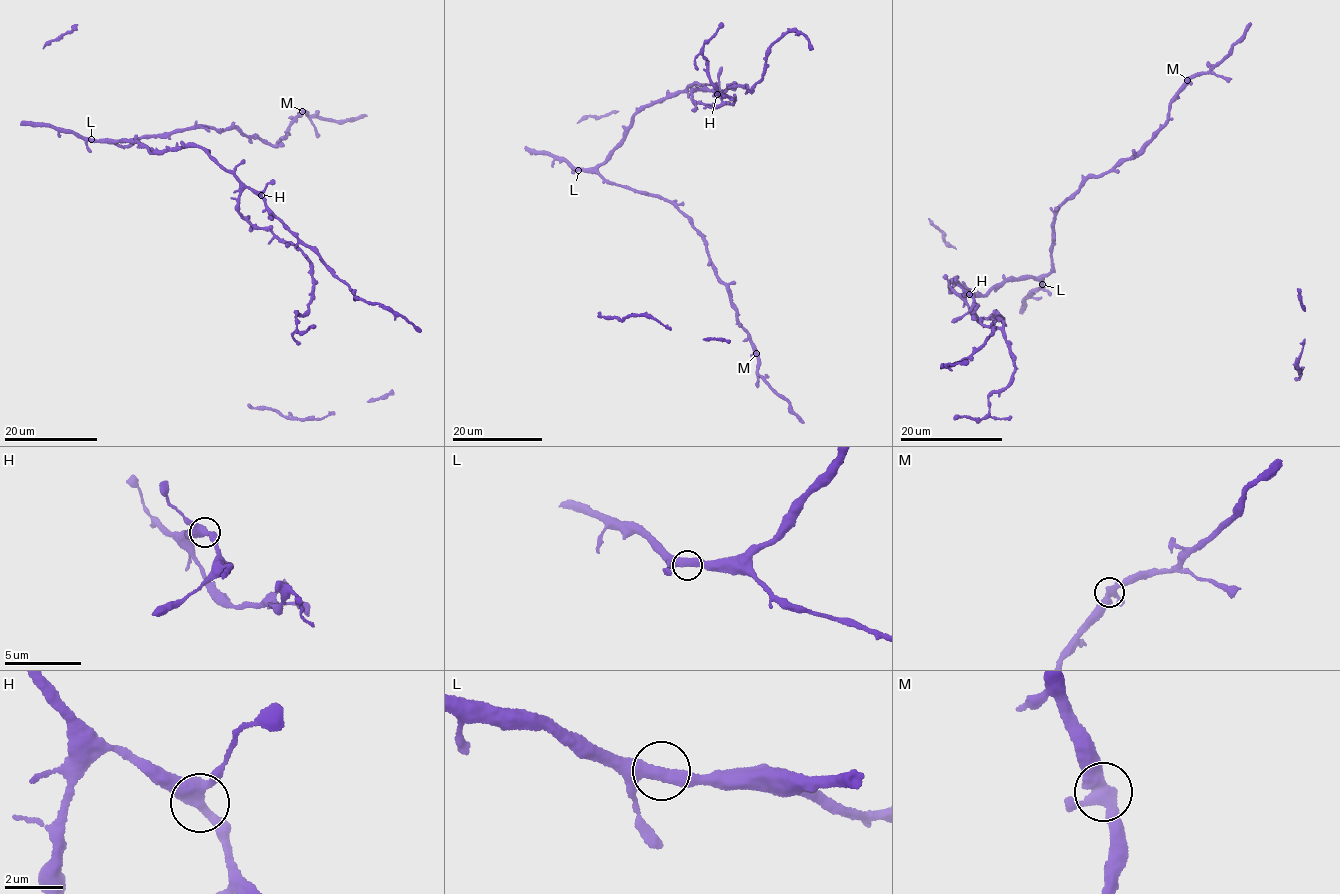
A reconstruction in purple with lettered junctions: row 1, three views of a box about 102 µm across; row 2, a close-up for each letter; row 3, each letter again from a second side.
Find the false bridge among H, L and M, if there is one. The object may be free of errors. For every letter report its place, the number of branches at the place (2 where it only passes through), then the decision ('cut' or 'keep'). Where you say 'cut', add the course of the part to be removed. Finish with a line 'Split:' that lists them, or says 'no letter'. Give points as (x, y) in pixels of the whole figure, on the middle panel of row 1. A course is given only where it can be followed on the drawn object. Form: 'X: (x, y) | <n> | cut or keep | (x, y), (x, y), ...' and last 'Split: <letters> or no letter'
H: (717, 94) | 3 | keep
L: (578, 170) | 3 | keep
M: (756, 353) | 3 | keep
Split: no letter

